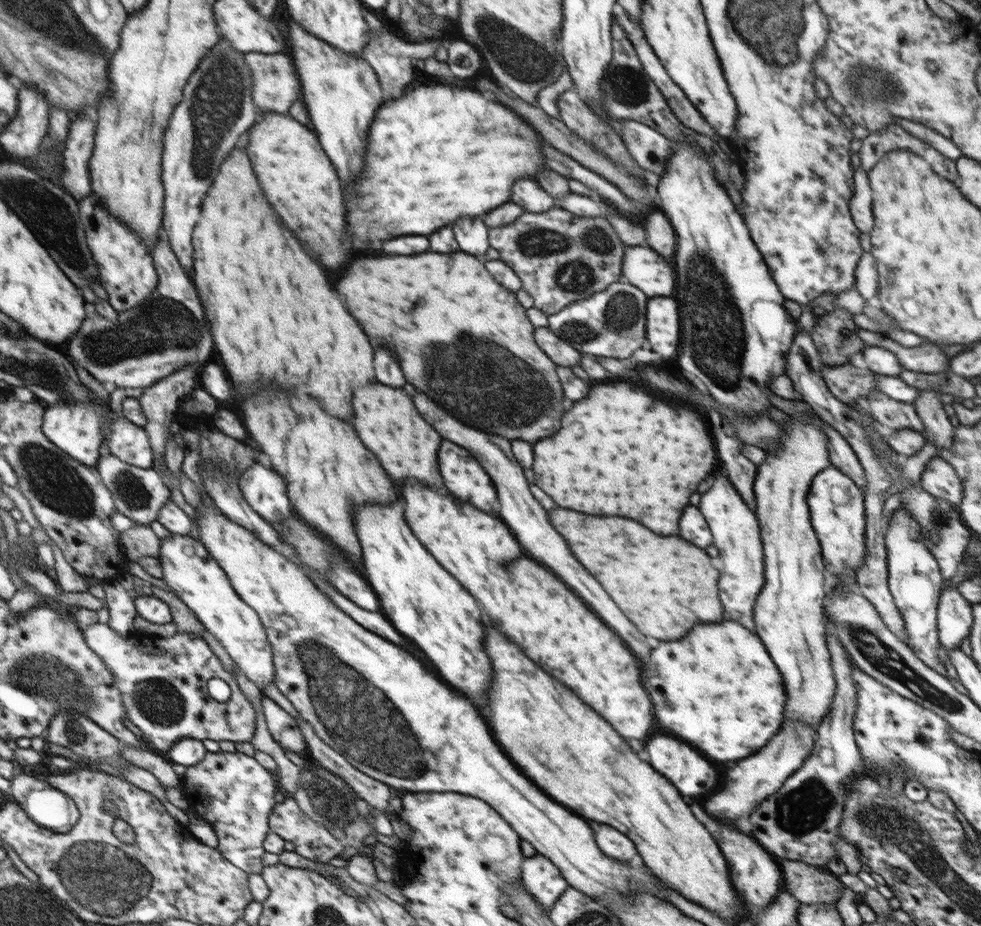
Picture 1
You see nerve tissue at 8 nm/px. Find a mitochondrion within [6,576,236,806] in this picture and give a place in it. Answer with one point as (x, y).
(47, 679)

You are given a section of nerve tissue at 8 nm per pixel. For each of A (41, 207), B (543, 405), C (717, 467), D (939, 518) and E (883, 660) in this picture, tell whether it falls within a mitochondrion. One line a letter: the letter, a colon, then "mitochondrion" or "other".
A: mitochondrion
B: mitochondrion
C: other
D: mitochondrion
E: mitochondrion

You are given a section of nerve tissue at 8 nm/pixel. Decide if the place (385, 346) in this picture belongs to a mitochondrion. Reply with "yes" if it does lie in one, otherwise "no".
no

